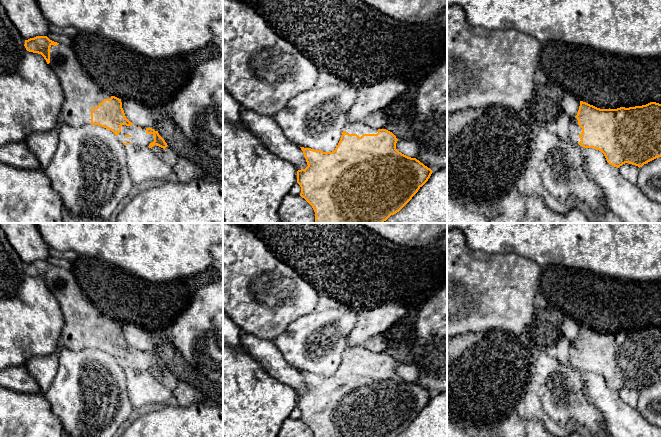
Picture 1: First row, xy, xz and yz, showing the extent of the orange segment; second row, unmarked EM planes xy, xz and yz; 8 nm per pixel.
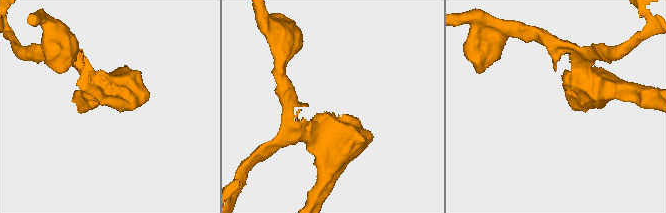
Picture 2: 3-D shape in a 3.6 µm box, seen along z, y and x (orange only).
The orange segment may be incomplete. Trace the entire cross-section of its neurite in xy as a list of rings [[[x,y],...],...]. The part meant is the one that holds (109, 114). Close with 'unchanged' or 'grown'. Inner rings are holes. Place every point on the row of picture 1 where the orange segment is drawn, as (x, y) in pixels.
[[[36,36],[25,40],[29,52],[41,54],[57,75],[64,94],[61,120],[79,127],[98,125],[111,130],[124,144],[168,146],[158,131],[138,127],[130,122],[122,108],[121,99],[103,90],[82,67],[73,47]]]; grown

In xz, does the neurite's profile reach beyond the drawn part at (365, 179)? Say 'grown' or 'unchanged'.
grown

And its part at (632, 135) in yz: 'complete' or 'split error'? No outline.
split error

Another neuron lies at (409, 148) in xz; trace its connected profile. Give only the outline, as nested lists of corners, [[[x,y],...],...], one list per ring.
[[[398,140],[396,149],[411,158],[416,158],[419,153],[419,148],[415,141]]]

